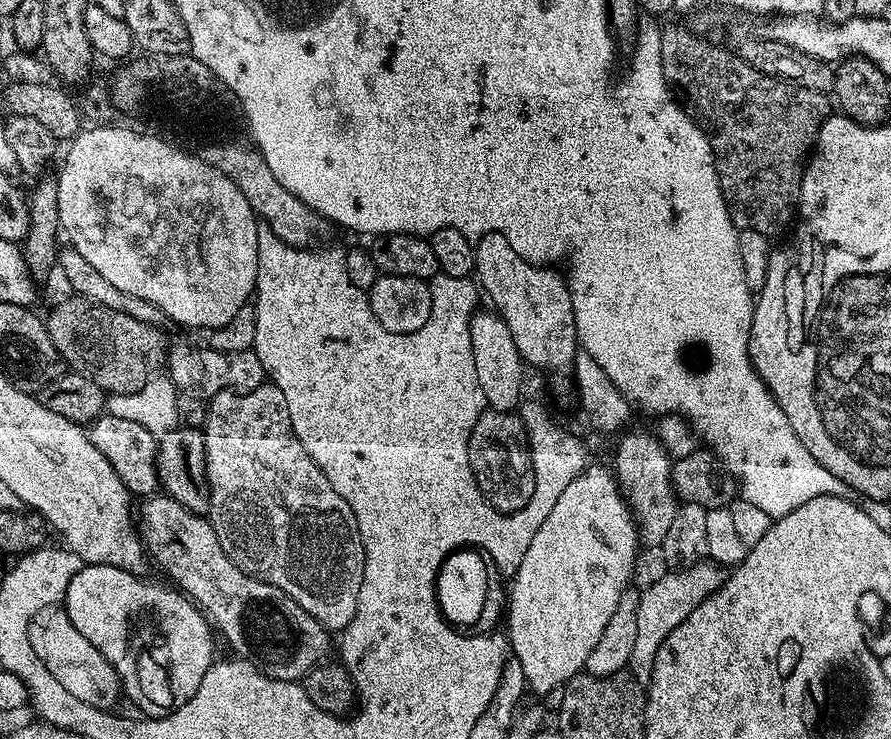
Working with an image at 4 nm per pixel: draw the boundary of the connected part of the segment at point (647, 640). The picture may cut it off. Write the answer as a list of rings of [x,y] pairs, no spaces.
[[[715,562],[691,564],[688,568],[668,570],[665,573],[665,576],[658,577],[648,589],[640,592],[638,634],[635,635],[633,661],[653,660],[658,654],[658,646],[666,642],[666,634],[670,634],[674,626],[686,622],[693,610],[702,606],[702,602],[706,602],[710,594],[721,588],[726,579],[725,569]]]

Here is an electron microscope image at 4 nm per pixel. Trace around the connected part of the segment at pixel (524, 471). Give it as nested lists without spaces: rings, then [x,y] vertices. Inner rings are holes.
[[[488,408],[482,413],[478,422],[474,422],[474,430],[470,430],[468,457],[470,470],[476,479],[476,489],[494,511],[520,511],[526,502],[530,502],[535,482],[531,450],[528,448],[524,422],[515,411],[503,412],[497,408]]]

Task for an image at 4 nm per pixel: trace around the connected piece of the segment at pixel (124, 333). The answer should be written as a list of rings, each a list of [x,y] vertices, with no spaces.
[[[75,294],[69,295],[69,300],[64,300],[61,304],[56,304],[52,308],[52,313],[46,316],[48,333],[50,334],[50,342],[54,342],[54,346],[58,350],[61,361],[71,371],[82,374],[82,378],[90,378],[90,382],[94,382],[94,386],[98,386],[104,393],[117,396],[118,394],[134,394],[138,390],[142,390],[142,386],[146,386],[146,382],[151,380],[165,367],[166,364],[166,343],[164,344],[164,332],[161,329],[150,326],[146,322],[138,322],[138,318],[130,318],[130,314],[122,314],[118,310],[110,310],[101,304],[95,304],[89,300],[84,300],[81,296]]]

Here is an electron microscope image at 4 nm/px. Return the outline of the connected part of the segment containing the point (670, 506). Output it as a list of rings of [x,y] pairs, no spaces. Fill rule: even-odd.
[[[651,431],[627,432],[619,437],[621,440],[616,448],[614,475],[620,485],[620,491],[624,493],[624,499],[628,501],[628,507],[632,510],[639,543],[658,546],[670,531],[670,522],[674,522],[674,514],[678,507],[676,491],[672,489],[674,461],[660,443],[658,436]]]

